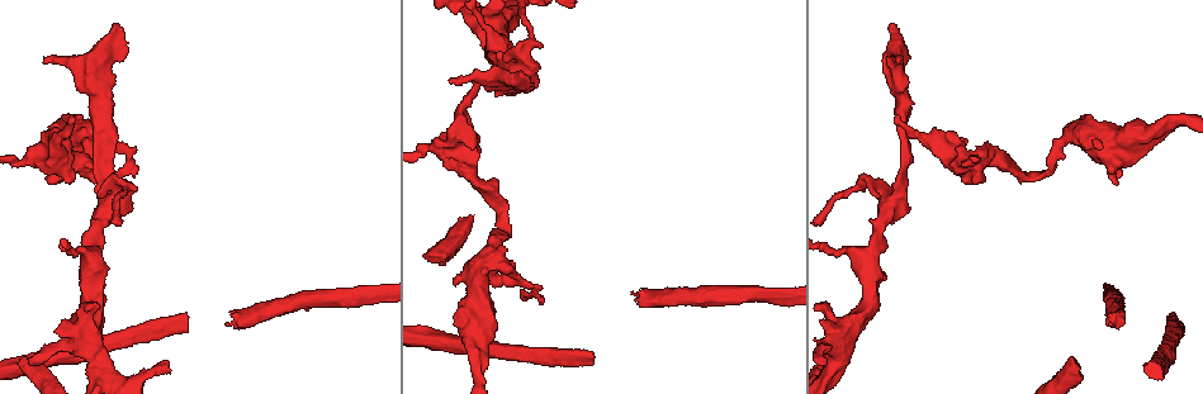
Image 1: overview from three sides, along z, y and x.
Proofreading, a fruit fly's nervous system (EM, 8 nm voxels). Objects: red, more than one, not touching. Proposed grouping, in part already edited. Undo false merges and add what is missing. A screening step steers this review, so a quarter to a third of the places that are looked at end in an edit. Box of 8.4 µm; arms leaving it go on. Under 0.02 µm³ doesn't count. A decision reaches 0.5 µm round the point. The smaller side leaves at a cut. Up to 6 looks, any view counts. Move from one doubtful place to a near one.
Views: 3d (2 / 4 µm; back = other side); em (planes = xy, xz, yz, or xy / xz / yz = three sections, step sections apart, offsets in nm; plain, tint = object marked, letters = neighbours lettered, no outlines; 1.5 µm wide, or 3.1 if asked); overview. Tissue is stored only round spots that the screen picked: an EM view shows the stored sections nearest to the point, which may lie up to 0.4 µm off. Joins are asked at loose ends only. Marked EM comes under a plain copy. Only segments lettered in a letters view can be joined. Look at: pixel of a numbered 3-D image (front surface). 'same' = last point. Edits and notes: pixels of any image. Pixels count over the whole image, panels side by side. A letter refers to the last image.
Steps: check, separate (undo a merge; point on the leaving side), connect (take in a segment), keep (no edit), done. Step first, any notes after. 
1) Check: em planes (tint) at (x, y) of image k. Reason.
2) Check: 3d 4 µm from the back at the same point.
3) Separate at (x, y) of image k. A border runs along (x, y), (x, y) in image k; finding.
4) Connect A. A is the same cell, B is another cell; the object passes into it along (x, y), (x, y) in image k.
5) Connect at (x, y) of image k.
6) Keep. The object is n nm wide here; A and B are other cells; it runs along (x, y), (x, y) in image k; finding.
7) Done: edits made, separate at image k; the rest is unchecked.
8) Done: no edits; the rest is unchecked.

Check: em xy step 8 (tint) at (1037, 172) of image 1. Abrupt turn.

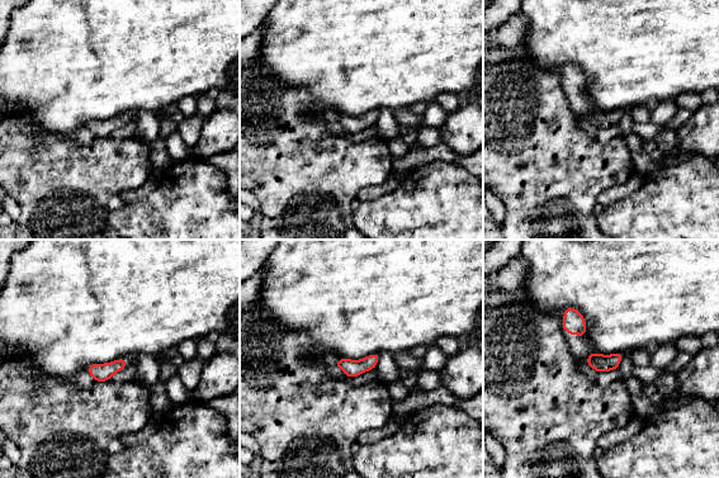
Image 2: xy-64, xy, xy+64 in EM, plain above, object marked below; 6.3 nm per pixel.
Check: em planes (letters) at the same point.

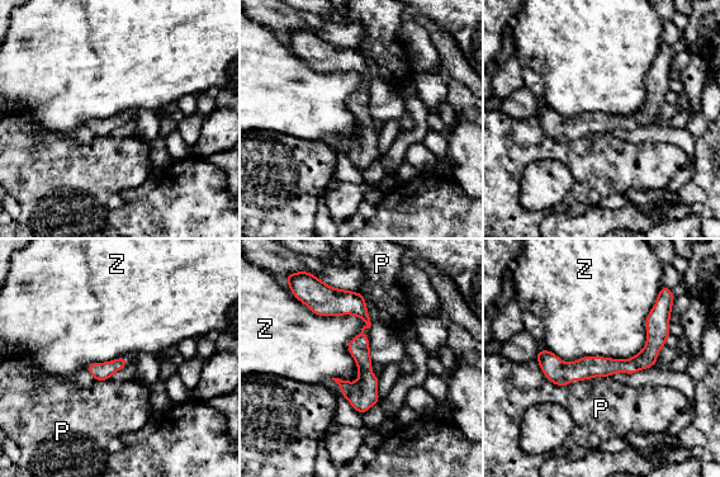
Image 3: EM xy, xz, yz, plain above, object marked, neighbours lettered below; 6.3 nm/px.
Keep. P and Z are other cells; it runs along (662, 311), (631, 365), (541, 362) in image 3; continuous, no second neuron.

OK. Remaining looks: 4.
Check: 3d 4 µm at (109, 202) of image 1. Sharp bend.

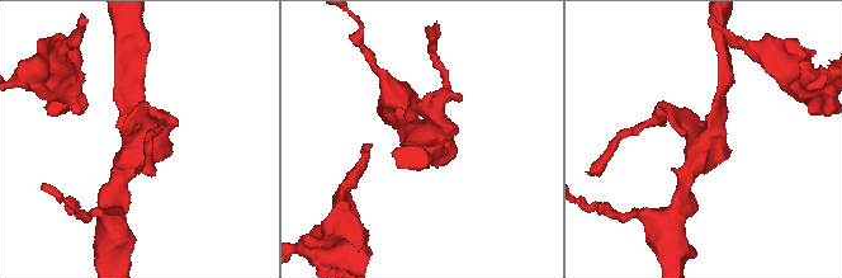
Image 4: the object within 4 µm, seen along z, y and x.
Check: em yz step 4 (tint) at (705, 143) of image 4.

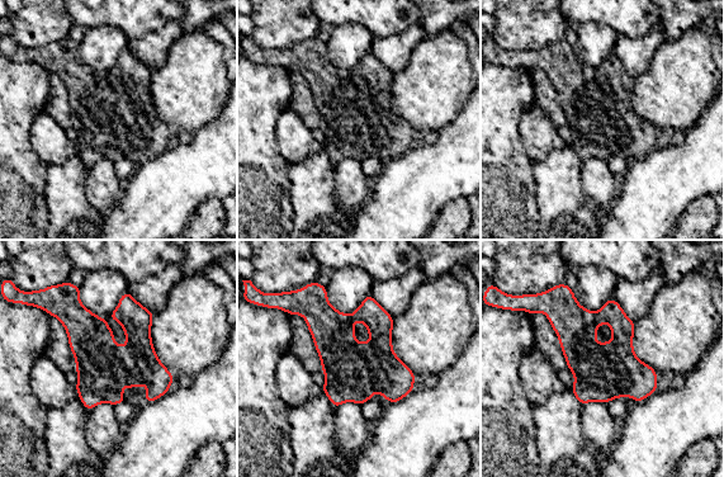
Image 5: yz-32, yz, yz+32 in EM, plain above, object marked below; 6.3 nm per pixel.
Check: em planes (letters) at the same point. Another direction.

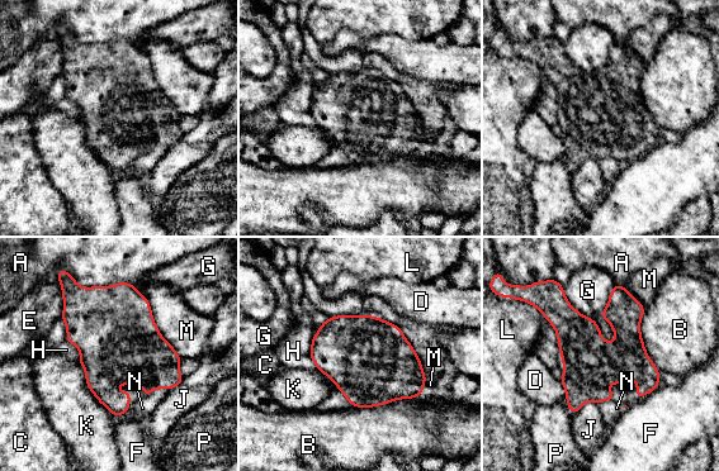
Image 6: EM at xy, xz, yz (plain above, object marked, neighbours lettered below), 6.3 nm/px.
Keep. A, B, C, D, E, F, G, H, J, K, L, M, N and P are other cells; a border runs along (77, 360), (86, 386), (116, 418) in image 6; continuous, no second neuron.

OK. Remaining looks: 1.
Done: no edits; the rest is unchecked.

